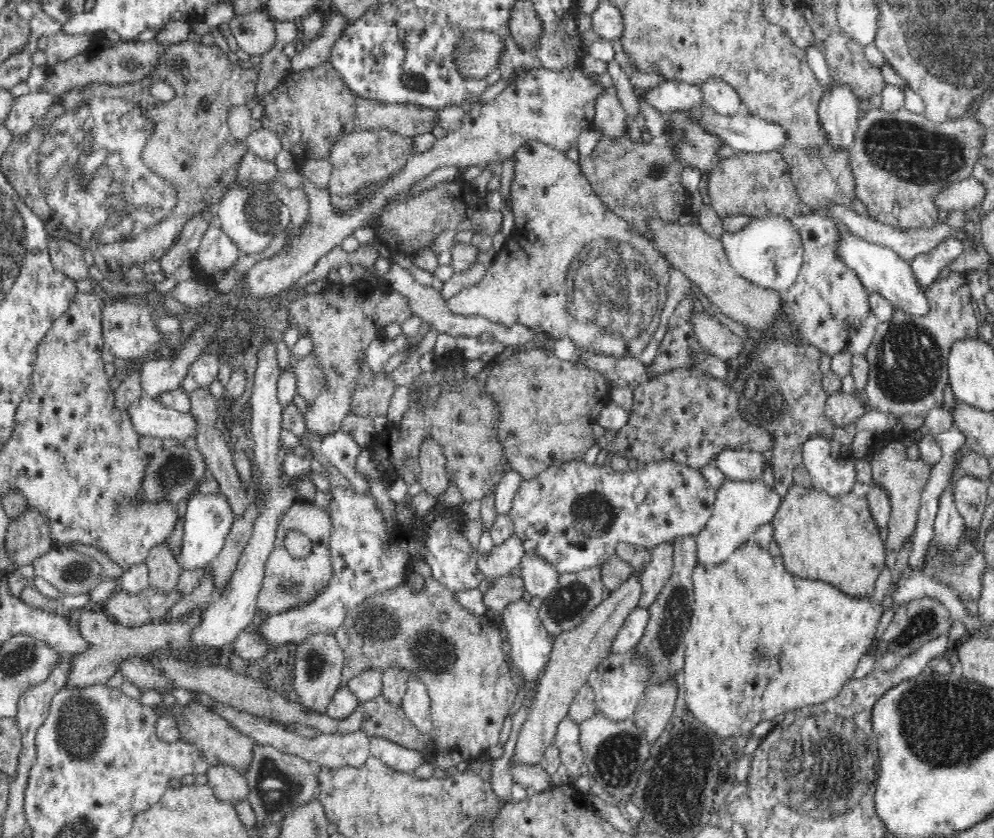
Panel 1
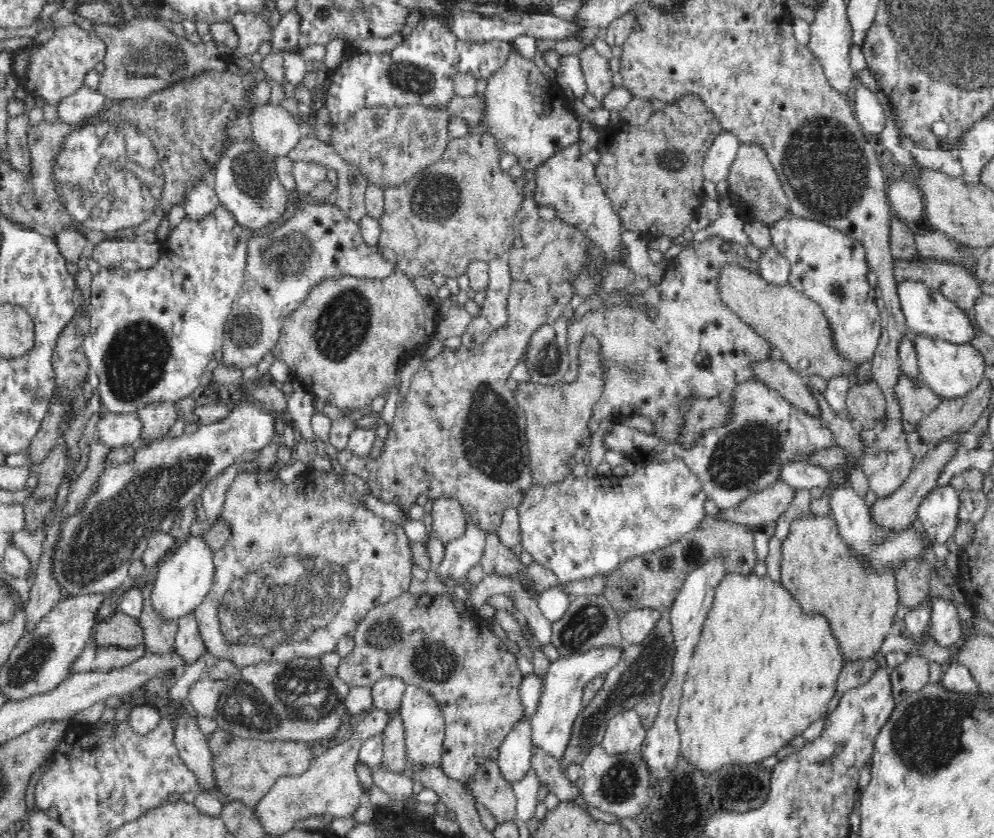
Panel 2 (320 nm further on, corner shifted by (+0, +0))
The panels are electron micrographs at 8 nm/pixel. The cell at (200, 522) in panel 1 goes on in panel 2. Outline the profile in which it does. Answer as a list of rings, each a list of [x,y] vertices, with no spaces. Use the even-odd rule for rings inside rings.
[[[190,535],[176,552],[170,553],[159,563],[158,573],[151,582],[150,602],[153,610],[168,622],[195,614],[196,608],[212,588],[215,566],[213,550],[200,535]]]

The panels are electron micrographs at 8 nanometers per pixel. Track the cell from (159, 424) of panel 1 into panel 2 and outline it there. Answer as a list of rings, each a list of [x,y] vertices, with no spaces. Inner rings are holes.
[[[109,412],[96,423],[94,436],[112,448],[129,445],[140,438],[142,423],[137,414],[113,414]]]

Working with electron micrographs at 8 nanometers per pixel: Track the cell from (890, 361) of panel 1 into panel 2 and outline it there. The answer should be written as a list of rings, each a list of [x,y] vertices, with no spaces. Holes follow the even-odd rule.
[[[900,373],[895,387],[903,420],[908,421],[914,429],[927,414],[932,413],[941,404],[939,396],[934,394],[921,375],[916,385],[912,379]]]

